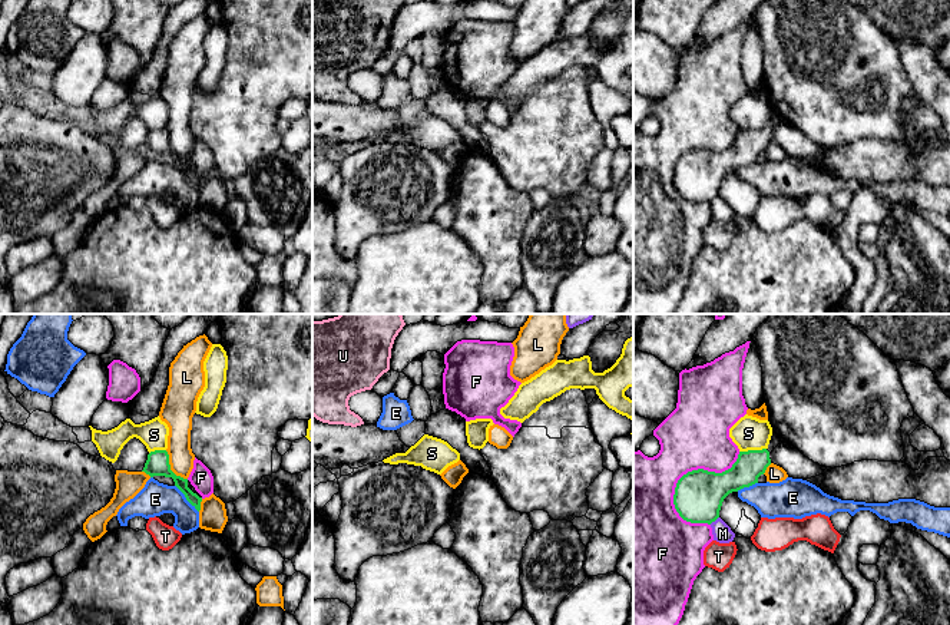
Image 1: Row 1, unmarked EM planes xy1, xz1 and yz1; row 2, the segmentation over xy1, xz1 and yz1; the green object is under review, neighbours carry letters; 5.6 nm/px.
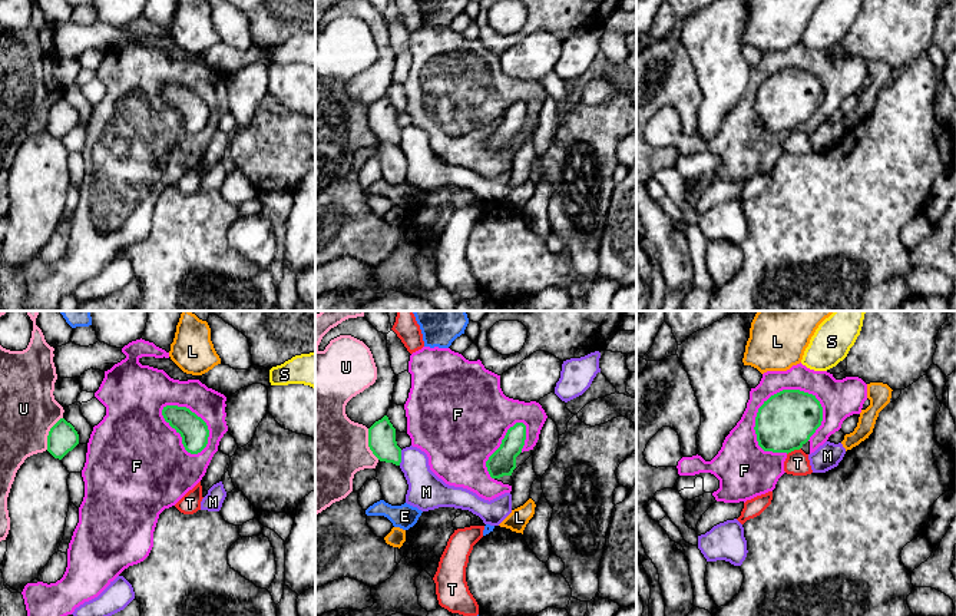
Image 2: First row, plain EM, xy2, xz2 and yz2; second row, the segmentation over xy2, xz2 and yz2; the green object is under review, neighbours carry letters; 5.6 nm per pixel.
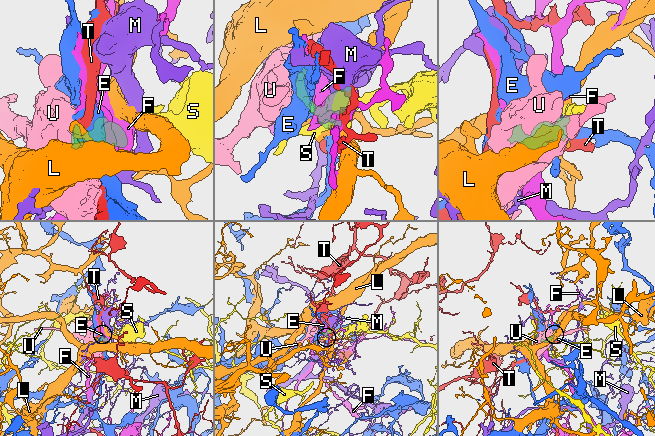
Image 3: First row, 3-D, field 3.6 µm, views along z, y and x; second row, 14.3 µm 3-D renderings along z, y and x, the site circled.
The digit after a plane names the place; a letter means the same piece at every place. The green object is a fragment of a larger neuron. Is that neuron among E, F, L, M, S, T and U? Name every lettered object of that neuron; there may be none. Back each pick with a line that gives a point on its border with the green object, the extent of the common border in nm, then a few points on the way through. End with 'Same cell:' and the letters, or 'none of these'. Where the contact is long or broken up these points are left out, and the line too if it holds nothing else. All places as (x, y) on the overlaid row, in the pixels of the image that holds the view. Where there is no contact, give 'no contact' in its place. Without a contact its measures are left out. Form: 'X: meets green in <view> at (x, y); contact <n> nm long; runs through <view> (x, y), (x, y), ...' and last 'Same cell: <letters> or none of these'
Same cell: none of these

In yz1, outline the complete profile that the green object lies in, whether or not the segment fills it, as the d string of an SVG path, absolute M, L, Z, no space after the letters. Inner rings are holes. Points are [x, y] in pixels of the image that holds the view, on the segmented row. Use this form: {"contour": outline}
{"contour": "M772 431L767 449L739 452L732 467L722 473L698 469L683 474L673 495L679 516L691 523L711 525L715 522L729 493L758 483L758 477L771 464L769 453L781 443L778 434Z"}

